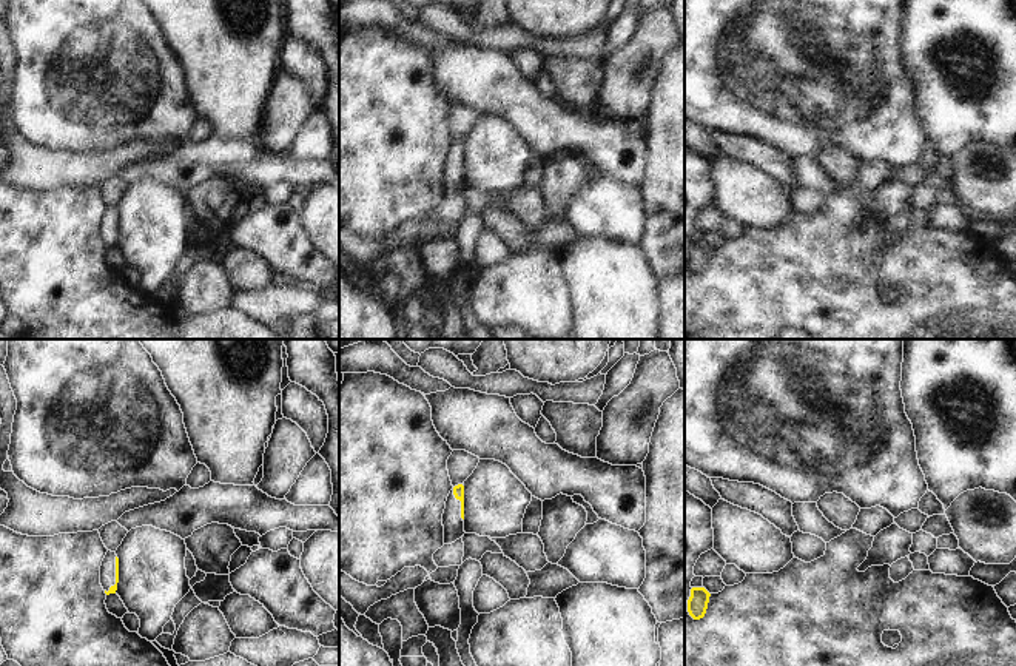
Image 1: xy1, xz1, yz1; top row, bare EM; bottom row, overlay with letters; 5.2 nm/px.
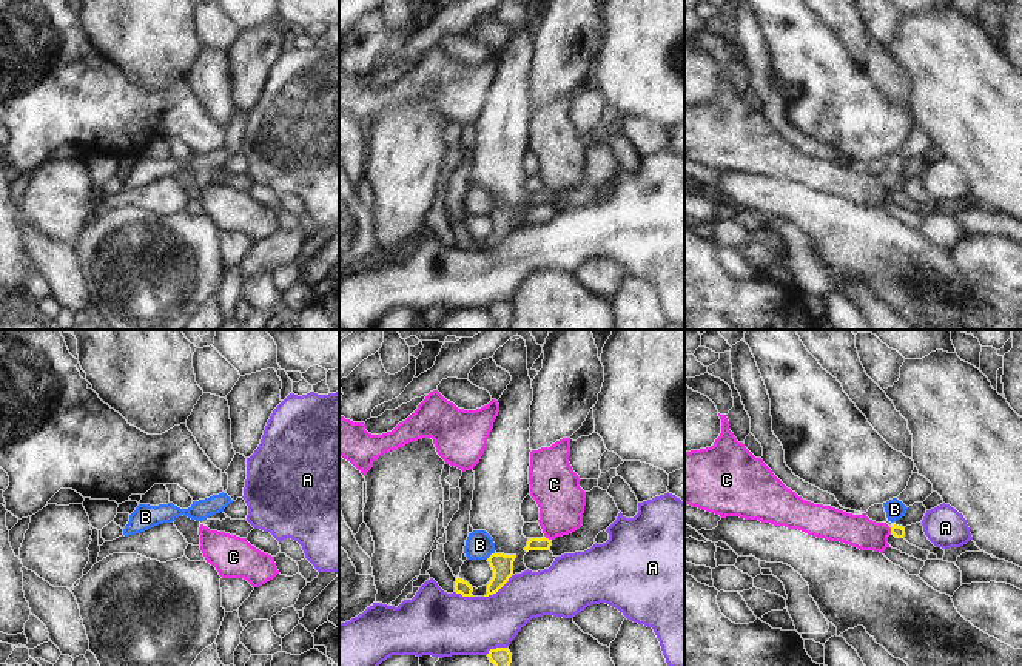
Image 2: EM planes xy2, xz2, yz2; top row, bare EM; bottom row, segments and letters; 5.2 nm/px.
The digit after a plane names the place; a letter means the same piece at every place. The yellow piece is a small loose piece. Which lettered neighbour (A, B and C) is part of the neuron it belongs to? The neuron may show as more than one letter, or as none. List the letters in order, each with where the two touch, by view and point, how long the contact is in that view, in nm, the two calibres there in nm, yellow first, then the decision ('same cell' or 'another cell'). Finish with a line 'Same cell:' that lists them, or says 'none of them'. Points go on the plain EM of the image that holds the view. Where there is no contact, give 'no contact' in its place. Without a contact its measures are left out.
A: meets yellow in xz2 at (498, 244); contact 200 nm long; 120 nm thick on the yellow side, 300 nm on the other; another cell
B: meets yellow in xz2 at (492, 208); contact 70 nm long; 120 nm thick on the yellow side, 150 nm on the other; another cell
C: meets yellow in xz2 at (547, 193); contact 50 nm long; 70 nm thick on the yellow side, 240 nm on the other; another cell
Same cell: none of them

